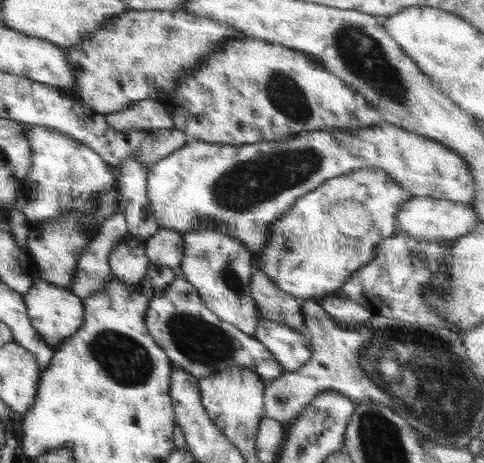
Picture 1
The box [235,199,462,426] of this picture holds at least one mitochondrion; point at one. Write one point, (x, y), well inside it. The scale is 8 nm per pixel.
(418, 257)

